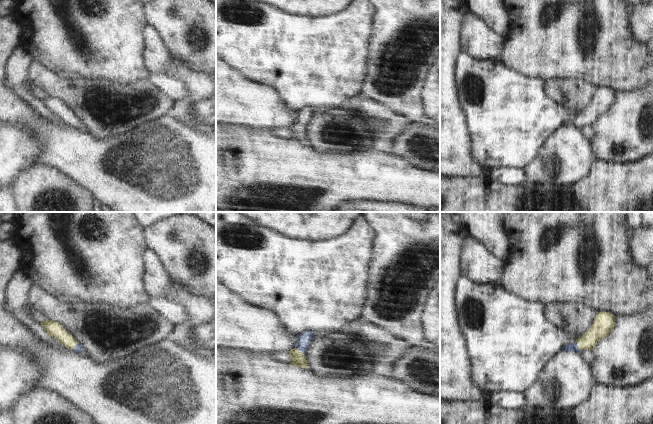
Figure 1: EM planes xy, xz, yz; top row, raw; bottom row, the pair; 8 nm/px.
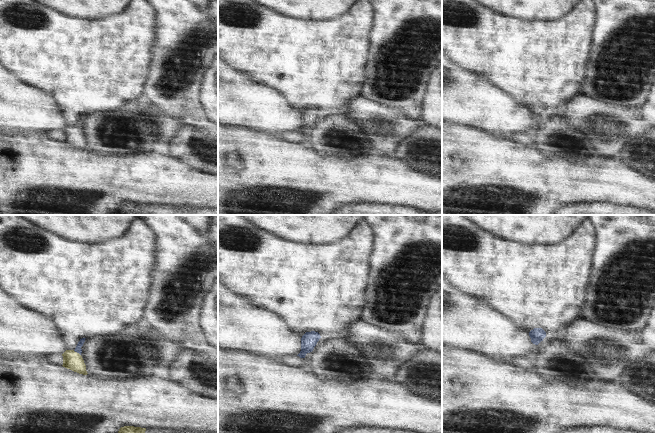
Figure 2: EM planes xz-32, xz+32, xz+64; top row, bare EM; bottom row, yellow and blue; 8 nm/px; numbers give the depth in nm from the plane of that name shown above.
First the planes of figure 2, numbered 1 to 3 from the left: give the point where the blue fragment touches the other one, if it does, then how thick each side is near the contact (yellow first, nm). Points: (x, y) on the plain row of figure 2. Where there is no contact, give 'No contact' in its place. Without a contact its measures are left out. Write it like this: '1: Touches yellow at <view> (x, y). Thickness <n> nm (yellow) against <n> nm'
1: Touches yellow at xz-32 (76, 128). Thickness 150 nm (yellow) against 50 nm
2: No contact
3: No contact

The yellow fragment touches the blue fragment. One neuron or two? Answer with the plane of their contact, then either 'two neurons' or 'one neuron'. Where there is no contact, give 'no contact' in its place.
meets yellow in yz; one neuron

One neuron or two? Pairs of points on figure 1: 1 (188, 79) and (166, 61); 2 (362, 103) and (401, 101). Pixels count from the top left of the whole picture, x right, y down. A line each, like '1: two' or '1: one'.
1: one
2: two

